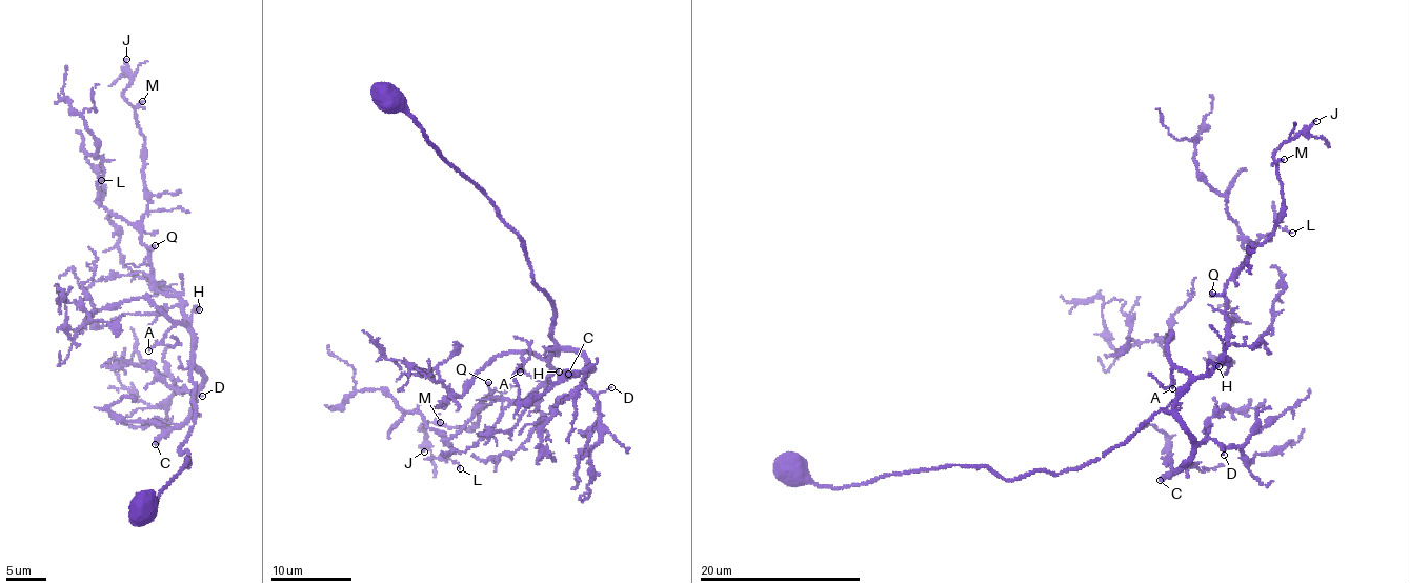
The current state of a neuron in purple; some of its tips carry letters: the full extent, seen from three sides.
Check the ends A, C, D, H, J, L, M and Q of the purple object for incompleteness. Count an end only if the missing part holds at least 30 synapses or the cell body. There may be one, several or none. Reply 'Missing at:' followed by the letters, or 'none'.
Missing at: C

